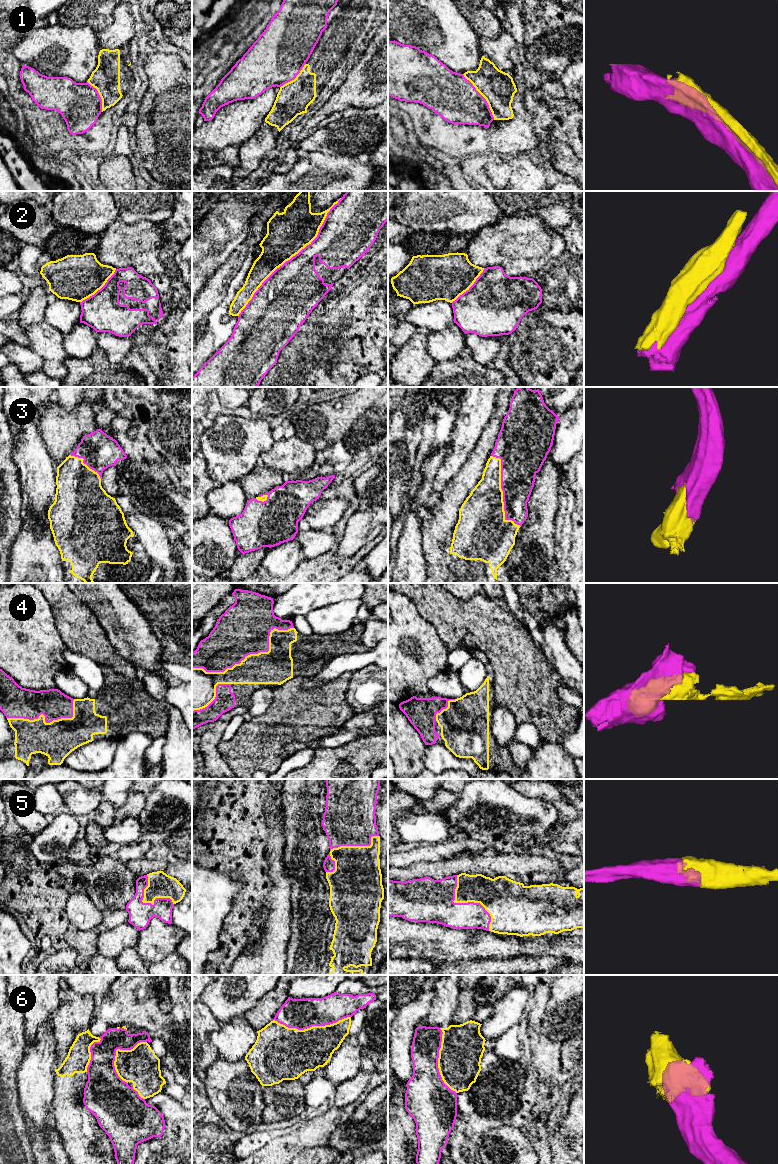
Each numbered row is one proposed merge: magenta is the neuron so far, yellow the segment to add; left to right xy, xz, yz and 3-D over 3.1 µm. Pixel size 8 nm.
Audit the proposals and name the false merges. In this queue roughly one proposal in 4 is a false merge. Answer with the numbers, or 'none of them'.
1, 2, 6

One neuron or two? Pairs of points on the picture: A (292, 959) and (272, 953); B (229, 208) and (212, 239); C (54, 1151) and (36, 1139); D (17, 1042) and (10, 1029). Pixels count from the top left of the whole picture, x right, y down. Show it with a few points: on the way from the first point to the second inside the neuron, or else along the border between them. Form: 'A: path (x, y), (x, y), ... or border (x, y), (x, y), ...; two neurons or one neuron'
A: border (290, 934), (286, 944), (285, 964); two neurons
B: path (228, 216), (213, 231); one neuron
C: path (50, 1151), (40, 1141); one neuron
D: path (14, 1039), (10, 1032); one neuron

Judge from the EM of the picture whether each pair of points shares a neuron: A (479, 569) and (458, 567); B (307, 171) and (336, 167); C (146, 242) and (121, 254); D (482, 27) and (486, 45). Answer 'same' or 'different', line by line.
A: same
B: same
C: same
D: different

